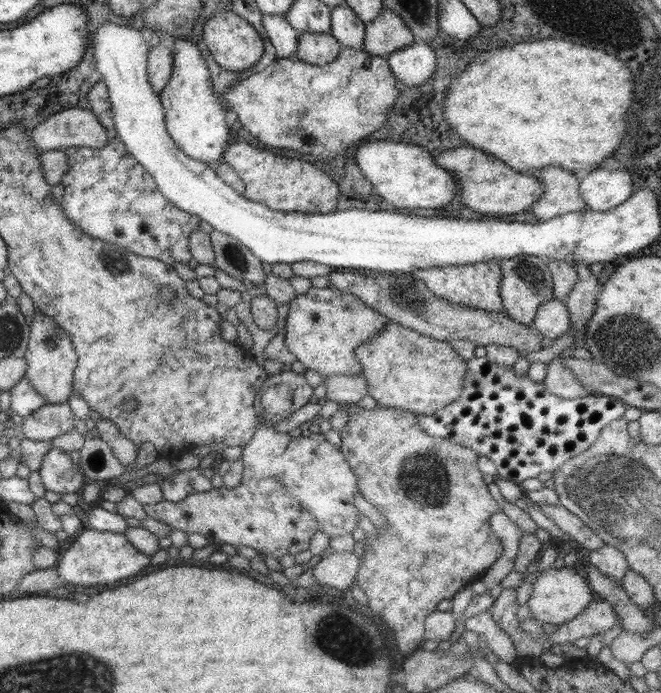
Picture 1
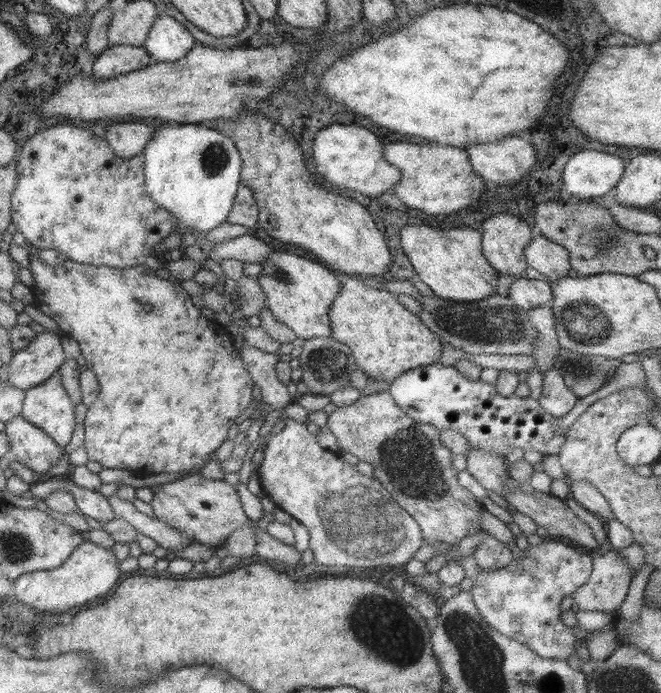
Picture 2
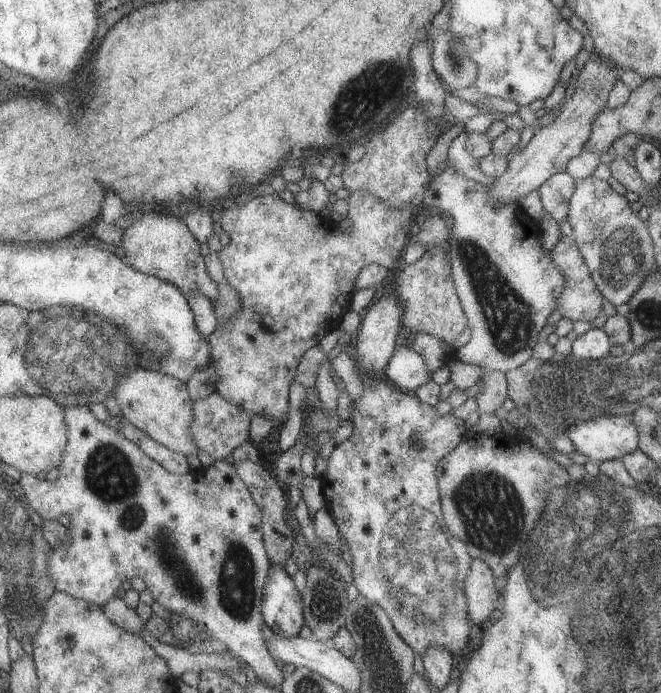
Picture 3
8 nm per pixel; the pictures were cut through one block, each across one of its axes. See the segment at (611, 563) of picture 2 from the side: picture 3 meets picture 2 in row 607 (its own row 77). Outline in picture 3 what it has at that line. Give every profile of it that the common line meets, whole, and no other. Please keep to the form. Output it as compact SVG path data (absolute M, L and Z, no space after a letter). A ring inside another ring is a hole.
M596 55L587 59L581 72L577 74L573 94L569 96L569 100L563 100L559 114L555 116L551 125L539 127L521 152L509 155L505 172L498 178L495 177L495 182L487 186L489 198L499 204L517 202L517 198L529 194L531 190L537 190L552 174L566 172L567 162L583 152L581 148L589 138L593 118L605 108L607 94L613 88L615 80L618 80L621 70L622 68L613 66L611 61L601 60Z

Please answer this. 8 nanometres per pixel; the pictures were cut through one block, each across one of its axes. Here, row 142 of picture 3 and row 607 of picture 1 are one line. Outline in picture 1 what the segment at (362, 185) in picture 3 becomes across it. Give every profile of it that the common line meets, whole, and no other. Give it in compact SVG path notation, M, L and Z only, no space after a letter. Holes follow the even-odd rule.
M349 404L346 411L348 414L348 421L343 428L339 431L341 454L351 467L351 472L355 475L356 487L362 497L383 514L385 518L385 527L376 529L376 537L371 537L365 534L363 553L360 556L360 567L358 568L355 580L353 580L352 587L359 587L367 597L366 604L367 610L377 616L378 624L381 624L383 630L387 632L388 637L391 638L390 642L397 652L407 656L411 652L419 648L420 644L424 641L424 620L428 614L435 611L435 606L442 600L451 599L452 596L465 586L481 580L484 573L487 571L488 566L495 563L502 553L502 542L499 537L491 530L488 522L492 514L501 510L498 502L487 491L487 484L481 479L482 472L479 472L476 466L478 455L470 448L455 444L447 439L439 437L432 437L425 434L418 425L416 415L407 410L399 410L398 408L385 408L379 406L378 409L362 409L355 404Z

